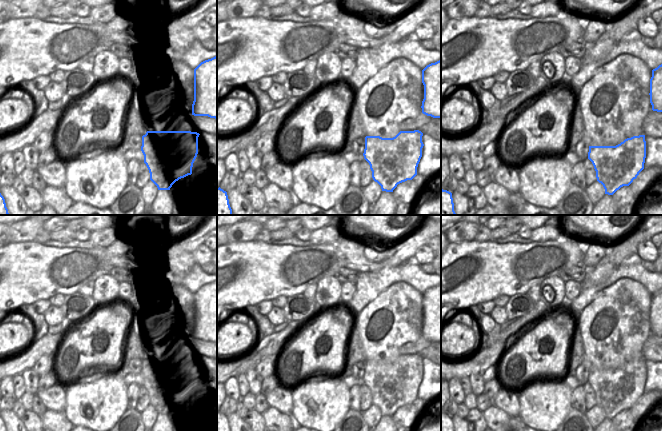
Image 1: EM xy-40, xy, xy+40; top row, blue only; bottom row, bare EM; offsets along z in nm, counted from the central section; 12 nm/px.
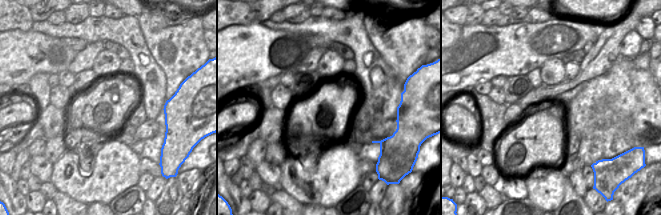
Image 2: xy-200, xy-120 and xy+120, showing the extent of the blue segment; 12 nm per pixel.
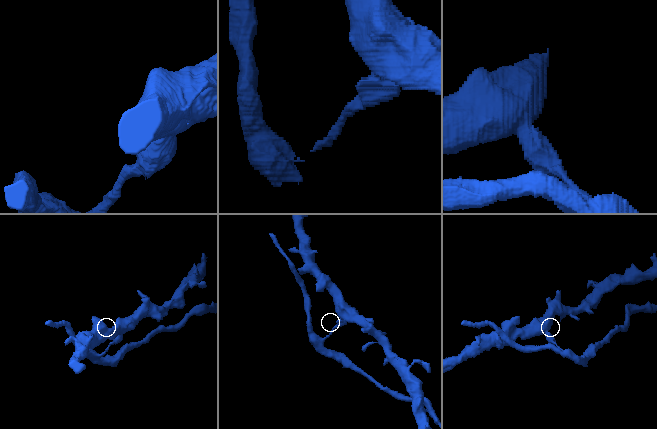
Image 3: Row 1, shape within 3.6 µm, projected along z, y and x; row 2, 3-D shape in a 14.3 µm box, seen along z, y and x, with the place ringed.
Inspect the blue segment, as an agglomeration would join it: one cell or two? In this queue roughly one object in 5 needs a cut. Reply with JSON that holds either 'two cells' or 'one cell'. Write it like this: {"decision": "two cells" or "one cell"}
{"decision": "two cells"}

